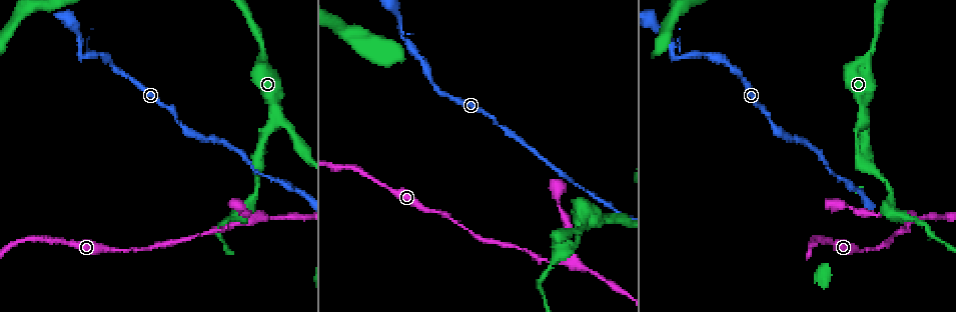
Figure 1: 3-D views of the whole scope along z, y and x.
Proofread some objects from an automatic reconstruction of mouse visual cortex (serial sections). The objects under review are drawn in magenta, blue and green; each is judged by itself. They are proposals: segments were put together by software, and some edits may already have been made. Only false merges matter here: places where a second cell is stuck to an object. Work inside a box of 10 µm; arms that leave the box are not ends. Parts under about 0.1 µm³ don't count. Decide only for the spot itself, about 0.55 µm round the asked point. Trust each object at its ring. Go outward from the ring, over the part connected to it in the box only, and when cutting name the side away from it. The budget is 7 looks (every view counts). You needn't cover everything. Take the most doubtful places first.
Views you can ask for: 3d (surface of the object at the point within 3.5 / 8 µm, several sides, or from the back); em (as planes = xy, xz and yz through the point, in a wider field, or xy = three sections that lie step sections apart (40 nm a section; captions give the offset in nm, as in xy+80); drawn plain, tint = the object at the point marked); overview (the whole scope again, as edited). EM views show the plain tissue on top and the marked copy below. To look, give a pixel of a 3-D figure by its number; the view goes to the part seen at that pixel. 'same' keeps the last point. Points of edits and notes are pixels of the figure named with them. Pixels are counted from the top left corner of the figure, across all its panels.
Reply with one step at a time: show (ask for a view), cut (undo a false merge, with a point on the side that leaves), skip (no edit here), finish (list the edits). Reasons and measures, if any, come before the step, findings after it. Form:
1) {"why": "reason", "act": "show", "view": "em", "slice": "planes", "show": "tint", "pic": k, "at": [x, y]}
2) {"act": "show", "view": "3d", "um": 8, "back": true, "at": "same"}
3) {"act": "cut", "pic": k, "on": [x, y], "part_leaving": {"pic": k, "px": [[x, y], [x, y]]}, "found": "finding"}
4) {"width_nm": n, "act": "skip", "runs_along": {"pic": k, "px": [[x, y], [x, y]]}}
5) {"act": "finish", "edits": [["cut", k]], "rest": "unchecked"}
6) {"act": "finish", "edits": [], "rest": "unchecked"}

{"act": "show", "view": "em", "slice": "xy", "step": 2, "show": "tint", "pic": 1, "at": [674, 56]}

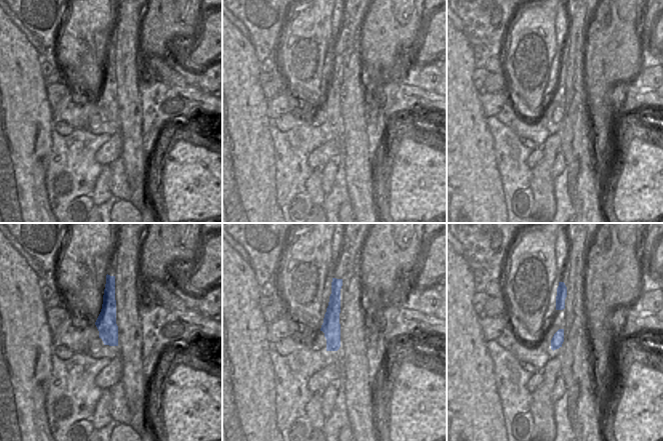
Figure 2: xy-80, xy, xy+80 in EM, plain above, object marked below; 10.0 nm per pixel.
{"why": "see where the arms go", "act": "show", "view": "3d", "um": 3.5, "at": "same"}

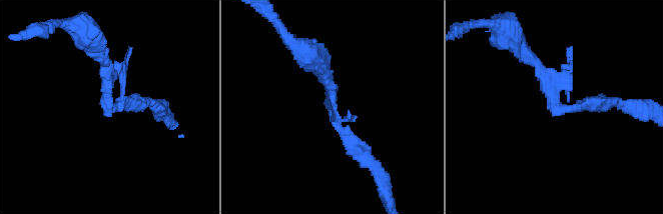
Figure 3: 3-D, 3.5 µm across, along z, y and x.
{"act": "skip", "found": "continuous, no second cell"}

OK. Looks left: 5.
{"why": "a fork", "act": "show", "view": "3d", "um": 3.5, "pic": 1, "at": [862, 118]}

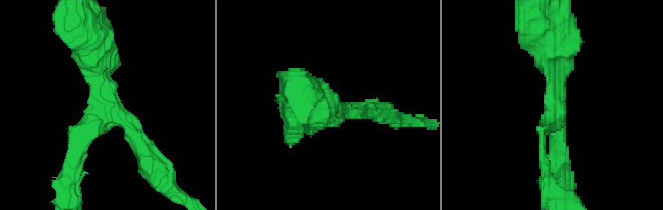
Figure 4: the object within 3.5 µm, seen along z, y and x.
{"arms": 3, "arm_widths_nm": [150, 250, 350], "act": "show", "view": "em", "slice": "xy", "step": 1, "show": "tint", "pic": 4, "at": [101, 106]}

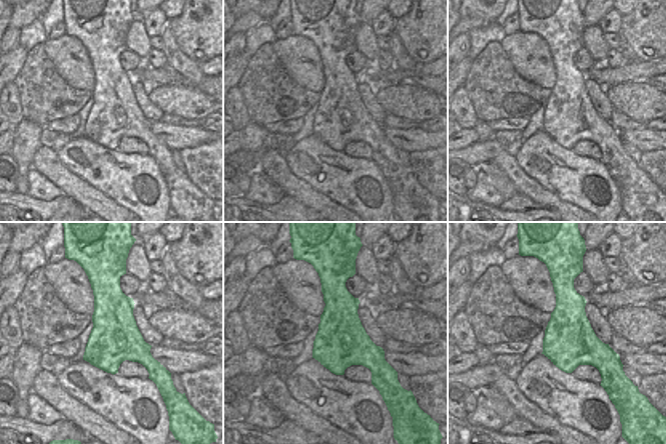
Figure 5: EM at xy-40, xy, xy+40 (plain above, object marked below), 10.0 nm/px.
{"act": "skip", "runs_along": {"pic": 4, "px": [[89, 47], [105, 99], [71, 163]]}, "found": "continuous, no second cell"}

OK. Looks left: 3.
{"act": "show", "view": "3d", "um": 3.5, "pic": 1, "at": [249, 219]}

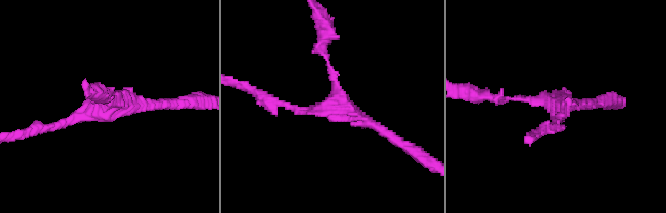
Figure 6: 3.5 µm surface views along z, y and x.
{"arms": 3, "arm_widths_nm": [100, 150, 150], "why": "shape alone is not enough", "act": "show", "view": "em", "slice": "planes", "show": "tint", "pic": 6, "at": [557, 104]}

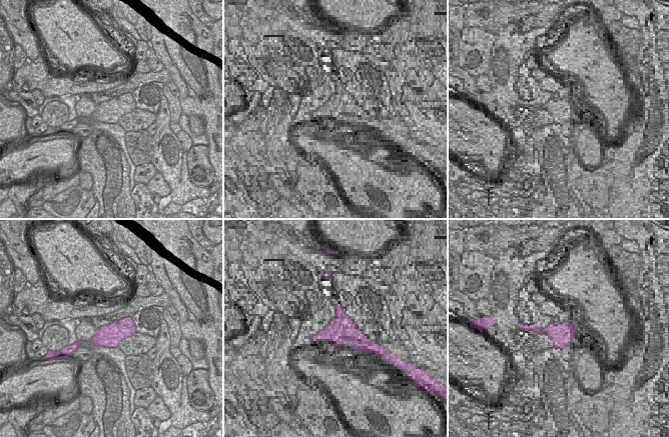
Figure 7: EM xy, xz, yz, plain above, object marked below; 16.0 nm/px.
{"act": "skip", "runs_along": {"pic": 6, "px": [[548, 128], [555, 104], [497, 97]]}, "found": "all the same cell"}

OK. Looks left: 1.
{"act": "finish", "edits": [], "rest": "unchecked"}

